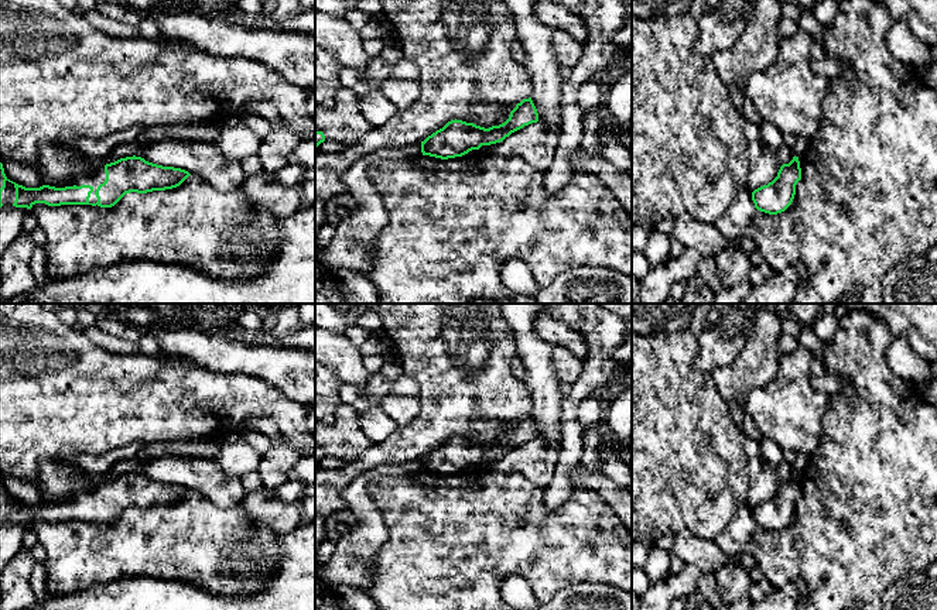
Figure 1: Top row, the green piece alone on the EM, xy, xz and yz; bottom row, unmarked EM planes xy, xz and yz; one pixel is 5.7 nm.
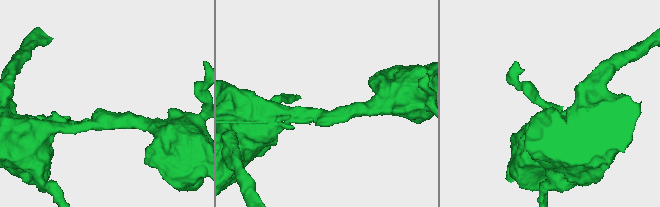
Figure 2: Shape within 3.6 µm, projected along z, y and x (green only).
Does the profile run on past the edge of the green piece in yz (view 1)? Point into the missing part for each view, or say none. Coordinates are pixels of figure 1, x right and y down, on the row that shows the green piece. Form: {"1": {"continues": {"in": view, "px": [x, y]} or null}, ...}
{"1": {"continues": null}}

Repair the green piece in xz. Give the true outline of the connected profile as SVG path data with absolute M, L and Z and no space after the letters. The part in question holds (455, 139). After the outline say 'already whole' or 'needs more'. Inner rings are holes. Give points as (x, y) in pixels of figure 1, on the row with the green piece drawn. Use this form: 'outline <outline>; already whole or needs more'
outline M531 97L523 99L499 126L485 128L456 119L448 121L421 141L421 152L441 160L462 157L482 145L500 143L512 133L537 121L538 113Z; already whole

